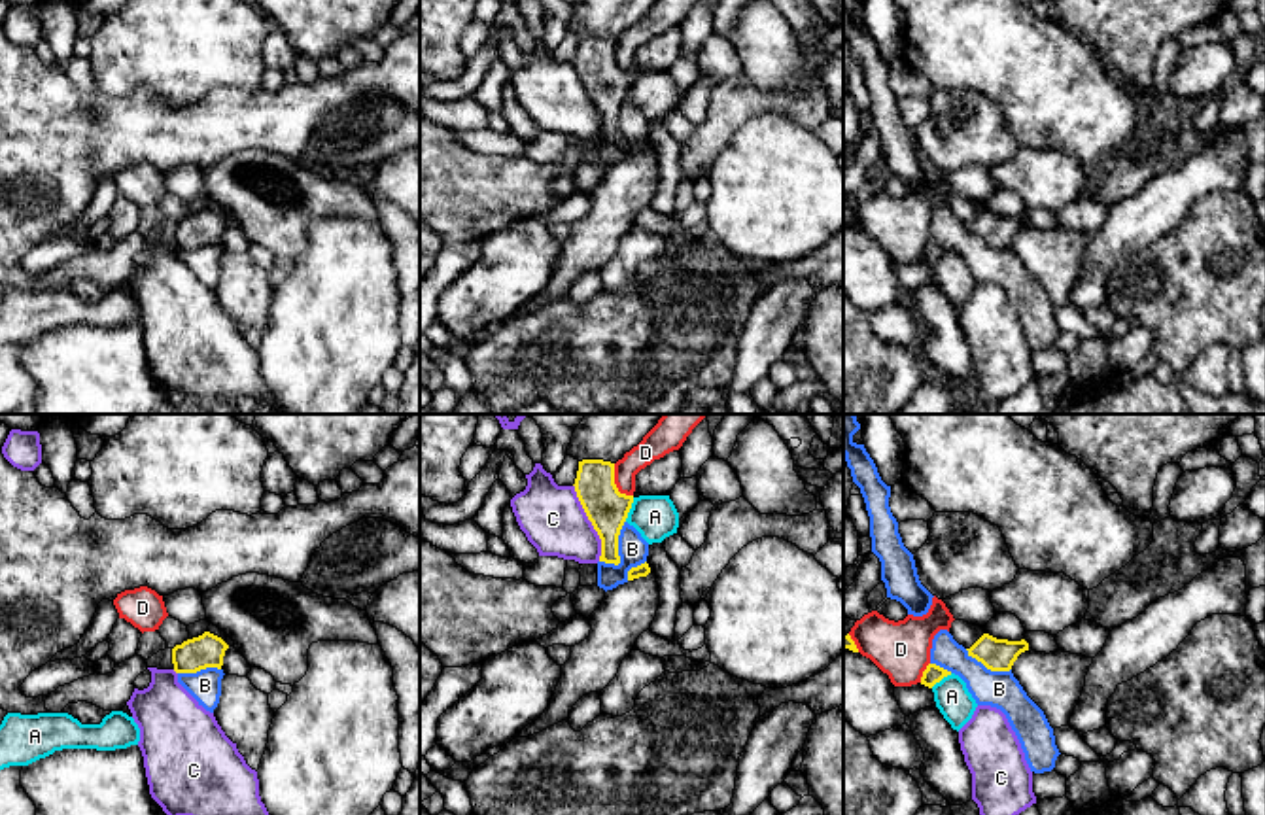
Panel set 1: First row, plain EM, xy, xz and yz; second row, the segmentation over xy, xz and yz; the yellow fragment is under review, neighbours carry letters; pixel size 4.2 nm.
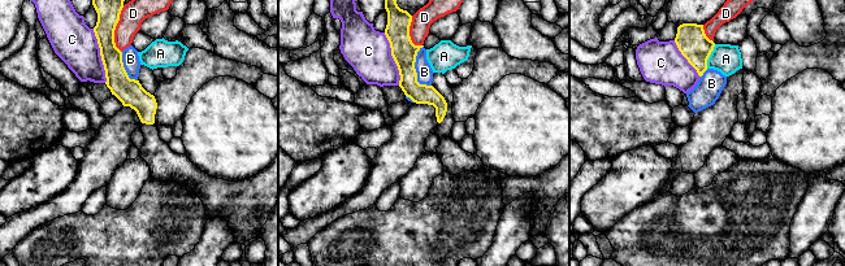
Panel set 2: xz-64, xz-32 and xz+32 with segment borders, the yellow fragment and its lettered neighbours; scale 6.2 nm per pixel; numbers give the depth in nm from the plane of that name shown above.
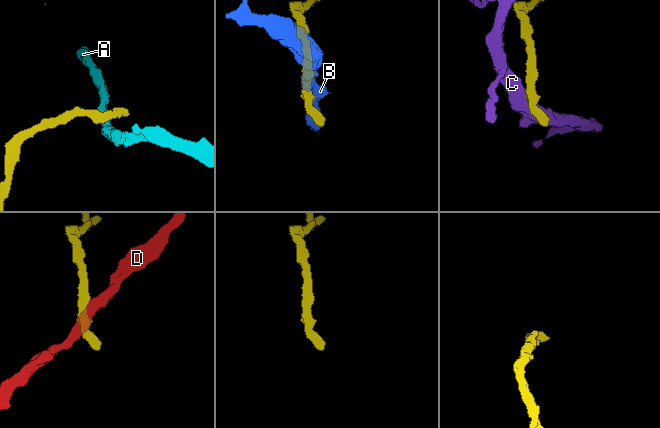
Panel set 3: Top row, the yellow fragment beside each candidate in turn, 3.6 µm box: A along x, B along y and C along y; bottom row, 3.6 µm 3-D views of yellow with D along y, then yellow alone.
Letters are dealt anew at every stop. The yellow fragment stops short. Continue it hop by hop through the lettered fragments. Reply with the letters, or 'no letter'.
no letter

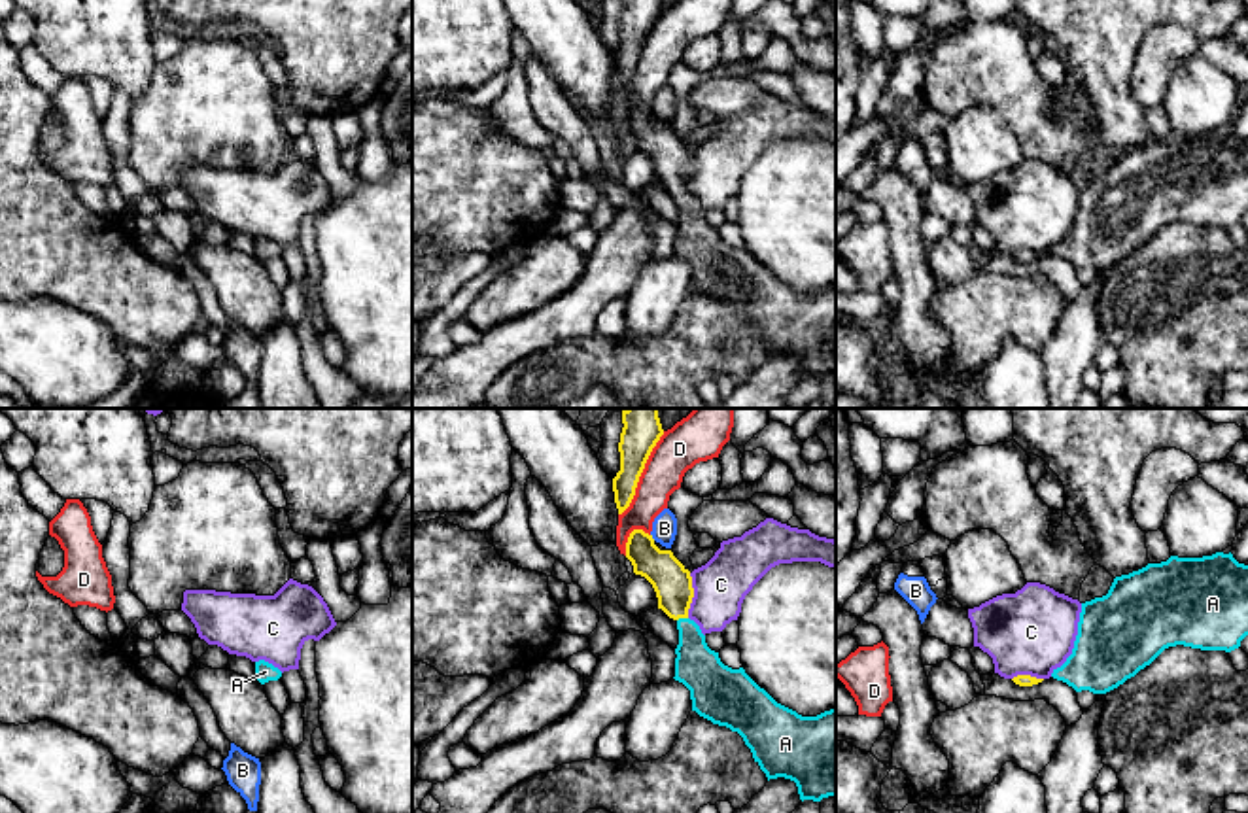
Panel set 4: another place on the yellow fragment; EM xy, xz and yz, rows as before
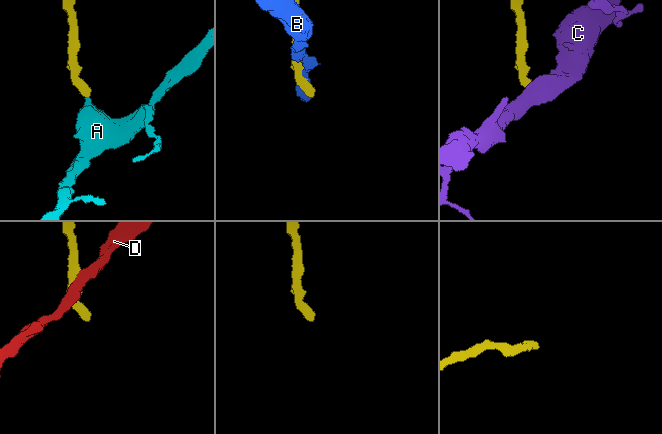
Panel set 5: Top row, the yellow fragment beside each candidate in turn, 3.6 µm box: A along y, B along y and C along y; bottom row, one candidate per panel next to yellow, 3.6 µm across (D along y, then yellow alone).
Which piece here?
A

